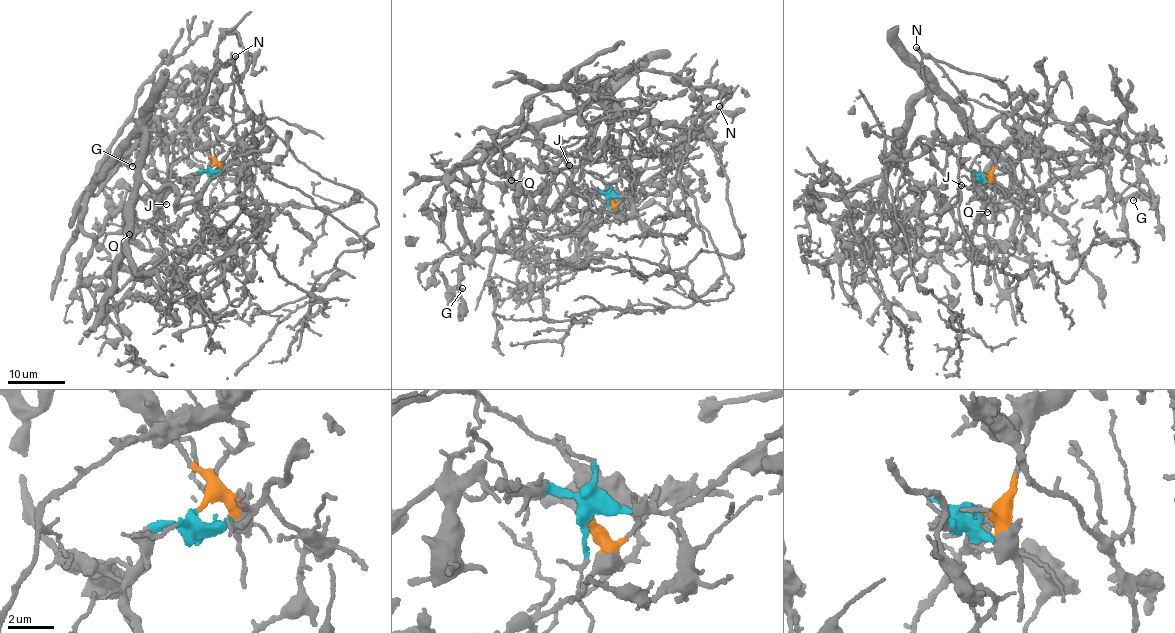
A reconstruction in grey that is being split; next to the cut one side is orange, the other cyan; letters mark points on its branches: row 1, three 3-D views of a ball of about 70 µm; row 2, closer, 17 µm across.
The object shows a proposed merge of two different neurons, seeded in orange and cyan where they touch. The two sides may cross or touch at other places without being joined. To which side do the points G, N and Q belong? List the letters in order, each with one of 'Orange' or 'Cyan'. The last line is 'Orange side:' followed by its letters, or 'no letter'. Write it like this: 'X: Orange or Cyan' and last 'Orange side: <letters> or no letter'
G: Orange
N: Cyan
Q: Orange
Orange side: G, Q

